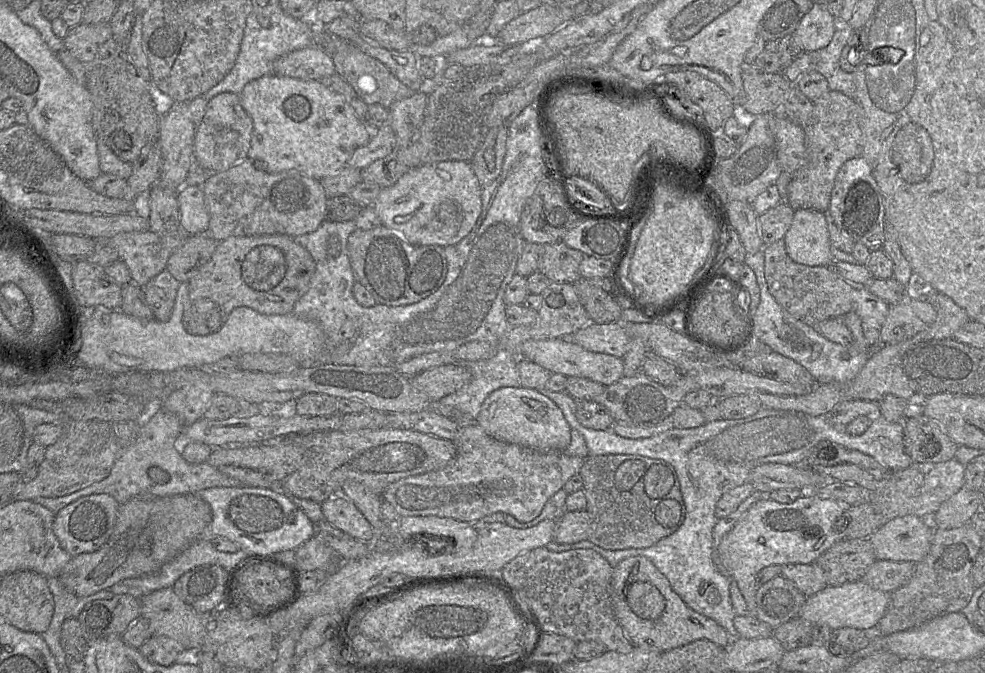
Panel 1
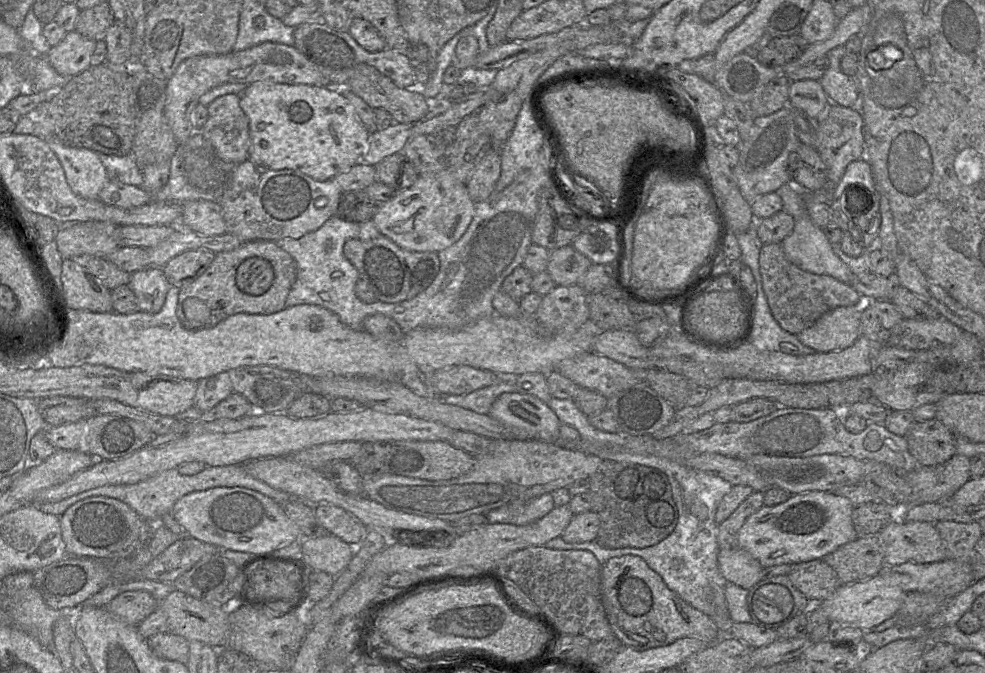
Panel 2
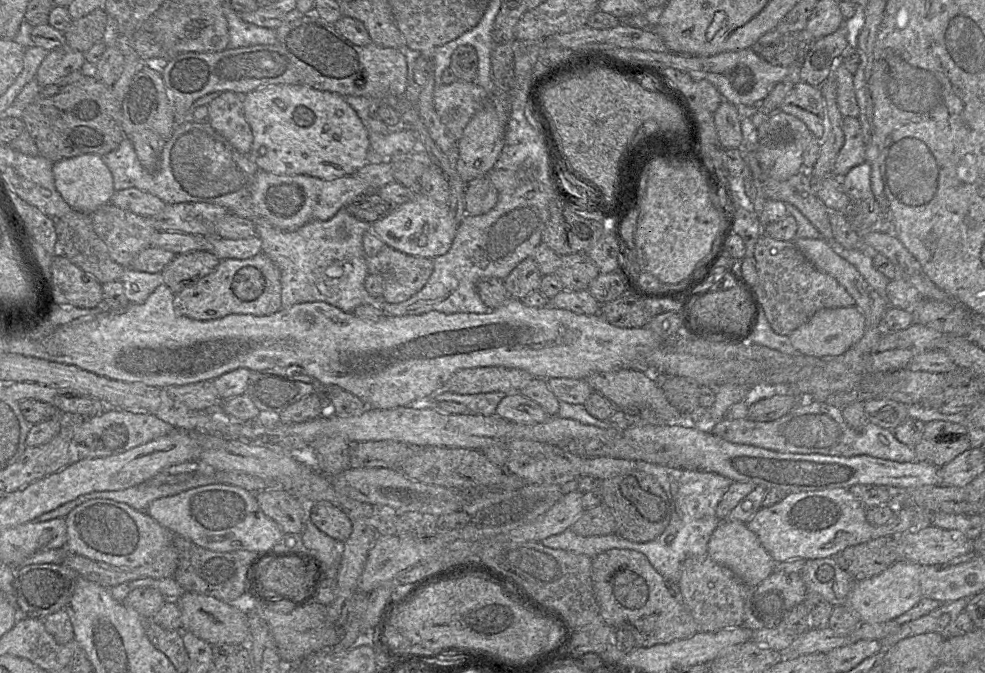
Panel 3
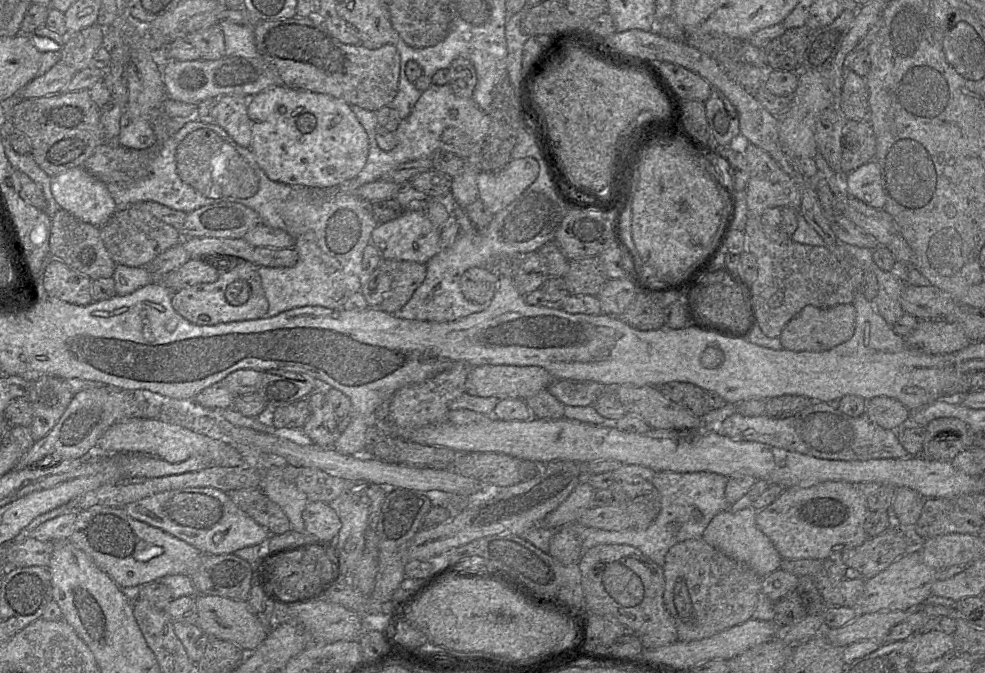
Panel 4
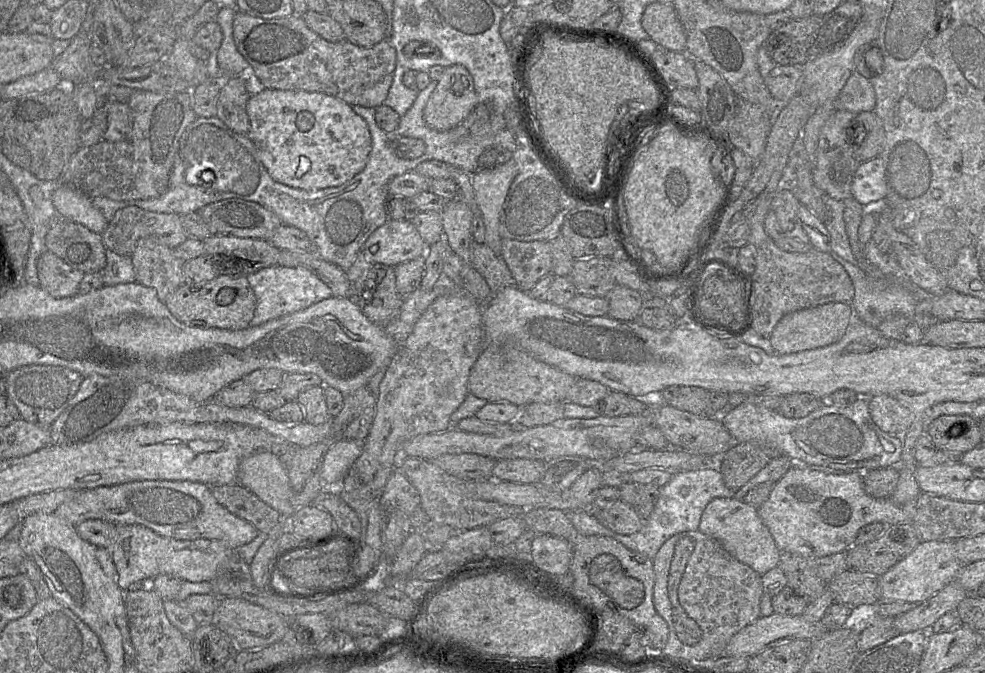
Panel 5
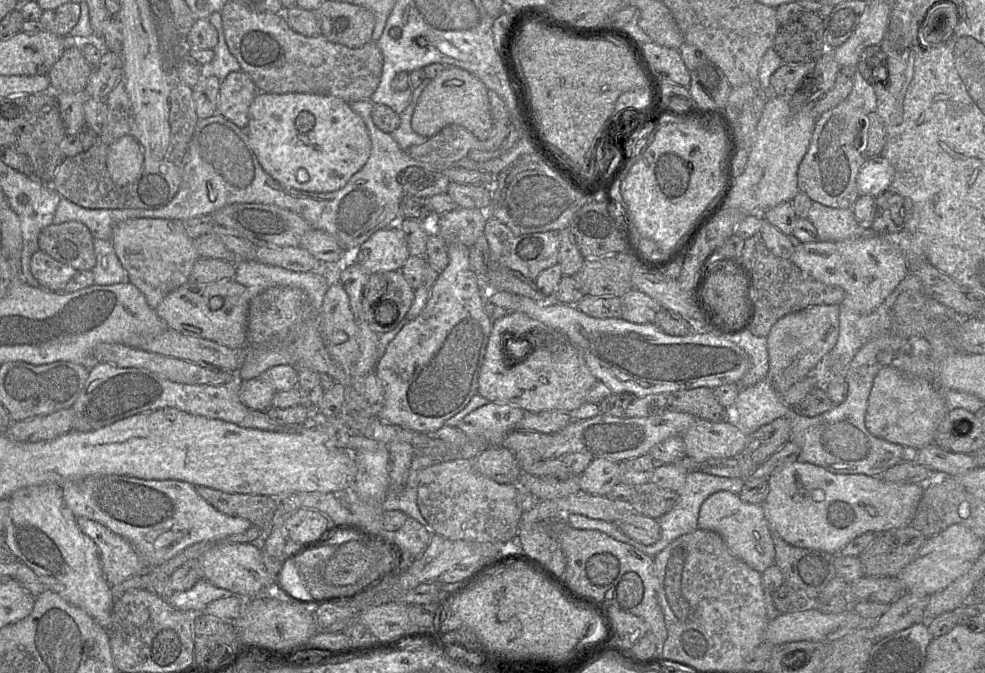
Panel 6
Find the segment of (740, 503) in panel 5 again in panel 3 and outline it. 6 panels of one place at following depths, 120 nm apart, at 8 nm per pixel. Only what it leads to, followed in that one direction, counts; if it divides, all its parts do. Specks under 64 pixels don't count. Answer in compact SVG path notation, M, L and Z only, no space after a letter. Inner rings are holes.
M730 520L720 521L712 533L708 543L708 556L713 561L732 570L751 589L758 586L774 571L776 563L746 523Z

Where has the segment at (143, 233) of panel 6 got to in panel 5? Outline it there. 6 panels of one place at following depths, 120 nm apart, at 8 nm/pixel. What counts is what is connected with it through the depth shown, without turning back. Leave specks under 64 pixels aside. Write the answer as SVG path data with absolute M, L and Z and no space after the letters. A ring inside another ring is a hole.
M141 239L130 258L136 281L155 289L162 302L184 284L185 261L175 254L174 249L154 239Z

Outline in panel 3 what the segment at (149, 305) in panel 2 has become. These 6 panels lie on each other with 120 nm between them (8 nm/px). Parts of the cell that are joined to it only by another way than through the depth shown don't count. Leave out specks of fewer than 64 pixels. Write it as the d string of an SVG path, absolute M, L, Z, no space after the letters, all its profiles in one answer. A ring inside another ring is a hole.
M126 268L121 279L124 293L130 303L141 304L150 294L164 283L162 272L147 273Z

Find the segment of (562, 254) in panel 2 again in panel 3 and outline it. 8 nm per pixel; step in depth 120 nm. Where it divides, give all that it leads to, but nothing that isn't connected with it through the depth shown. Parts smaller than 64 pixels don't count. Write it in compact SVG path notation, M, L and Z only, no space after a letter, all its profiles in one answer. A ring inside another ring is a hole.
M586 253L561 256L561 265L554 273L563 285L563 290L587 290L599 274L599 269Z

